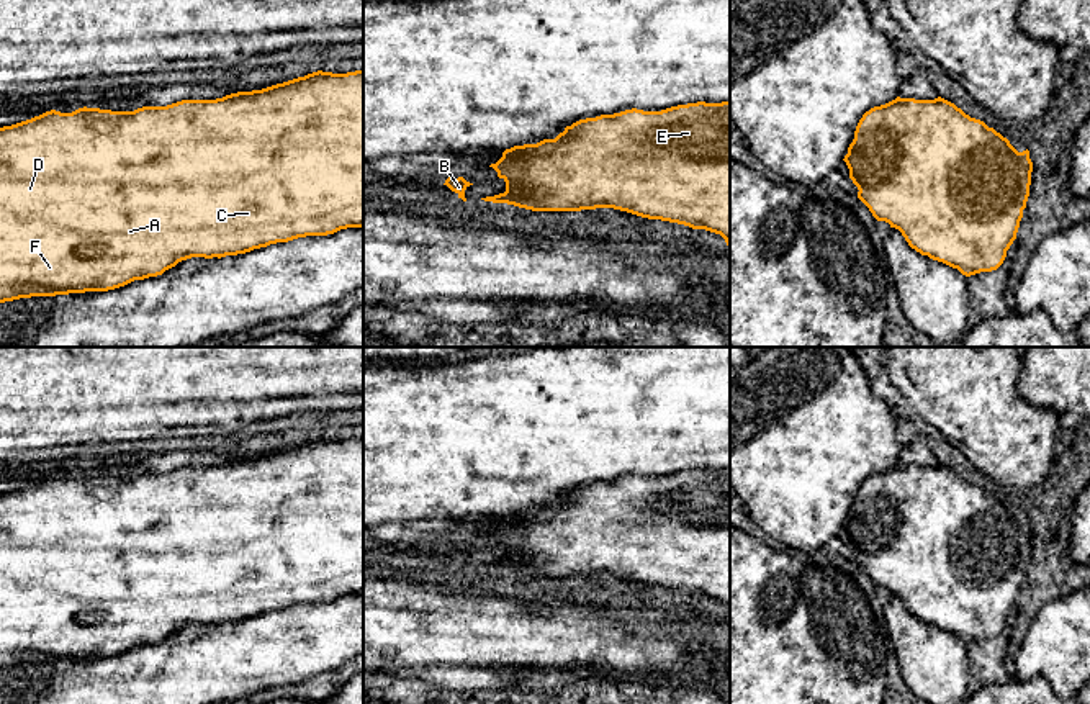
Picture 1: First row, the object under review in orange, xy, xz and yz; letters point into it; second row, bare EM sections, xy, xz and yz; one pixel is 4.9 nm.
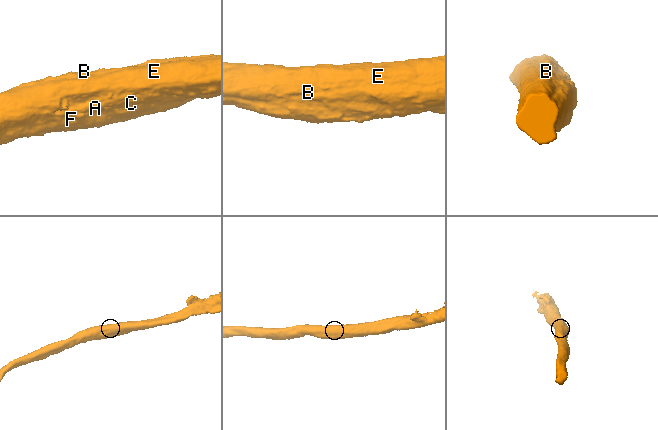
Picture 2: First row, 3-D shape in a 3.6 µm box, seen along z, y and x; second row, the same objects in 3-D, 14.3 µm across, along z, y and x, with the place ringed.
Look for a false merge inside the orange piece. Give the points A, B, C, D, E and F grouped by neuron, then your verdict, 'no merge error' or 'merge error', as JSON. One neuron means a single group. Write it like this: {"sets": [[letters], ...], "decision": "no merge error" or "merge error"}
{"sets": [["A", "B", "C", "D", "E", "F"]], "decision": "no merge error"}

